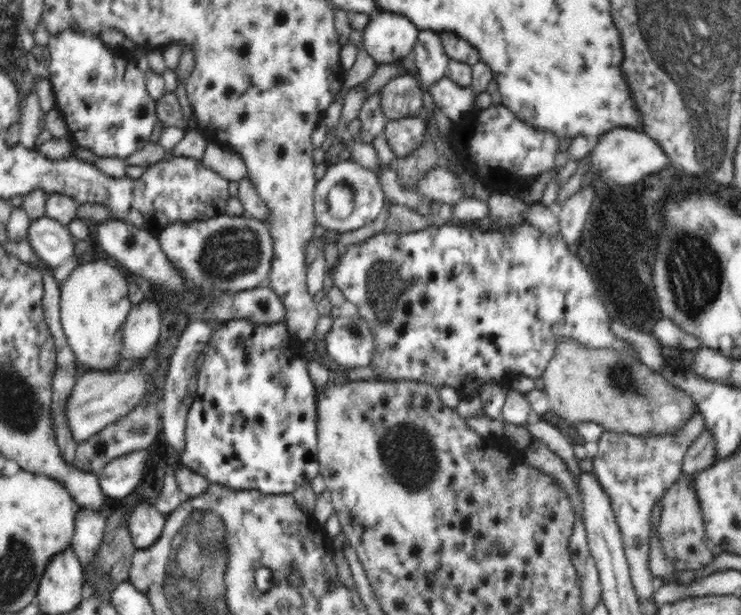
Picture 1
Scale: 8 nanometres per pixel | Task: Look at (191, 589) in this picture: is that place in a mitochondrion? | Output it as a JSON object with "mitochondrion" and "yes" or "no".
{"mitochondrion":"yes"}

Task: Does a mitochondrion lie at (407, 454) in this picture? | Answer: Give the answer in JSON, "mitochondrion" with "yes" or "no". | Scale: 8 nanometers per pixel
{"mitochondrion":"yes"}

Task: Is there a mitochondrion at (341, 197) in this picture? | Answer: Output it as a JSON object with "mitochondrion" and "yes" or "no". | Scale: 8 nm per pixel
{"mitochondrion":"yes"}

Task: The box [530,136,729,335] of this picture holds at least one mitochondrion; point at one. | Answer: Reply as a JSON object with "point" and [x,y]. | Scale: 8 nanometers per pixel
{"point":[694,269]}

